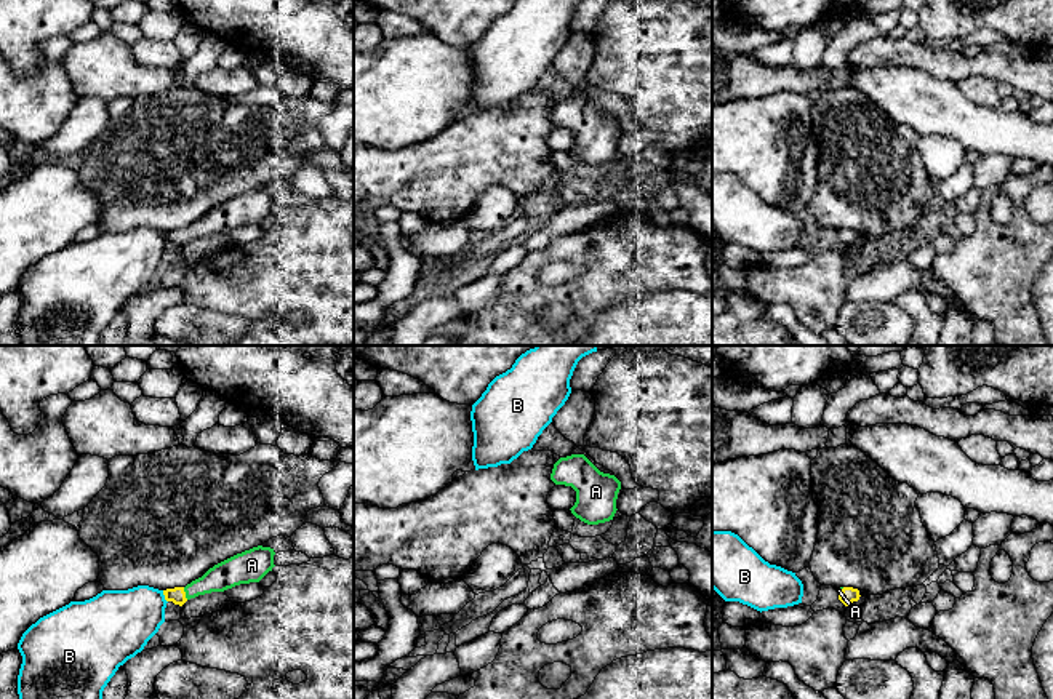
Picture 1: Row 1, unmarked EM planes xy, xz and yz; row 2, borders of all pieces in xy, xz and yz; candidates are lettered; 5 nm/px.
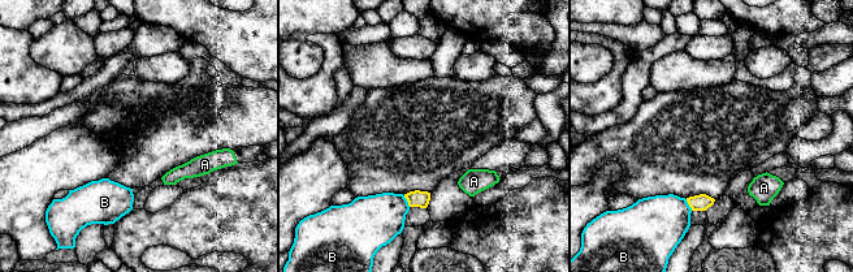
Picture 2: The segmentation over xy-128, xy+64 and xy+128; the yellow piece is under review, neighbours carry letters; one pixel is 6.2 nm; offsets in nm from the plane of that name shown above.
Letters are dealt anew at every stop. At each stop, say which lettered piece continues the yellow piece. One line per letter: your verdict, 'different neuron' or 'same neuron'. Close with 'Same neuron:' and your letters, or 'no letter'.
A: same neuron
B: different neuron
Same neuron: A

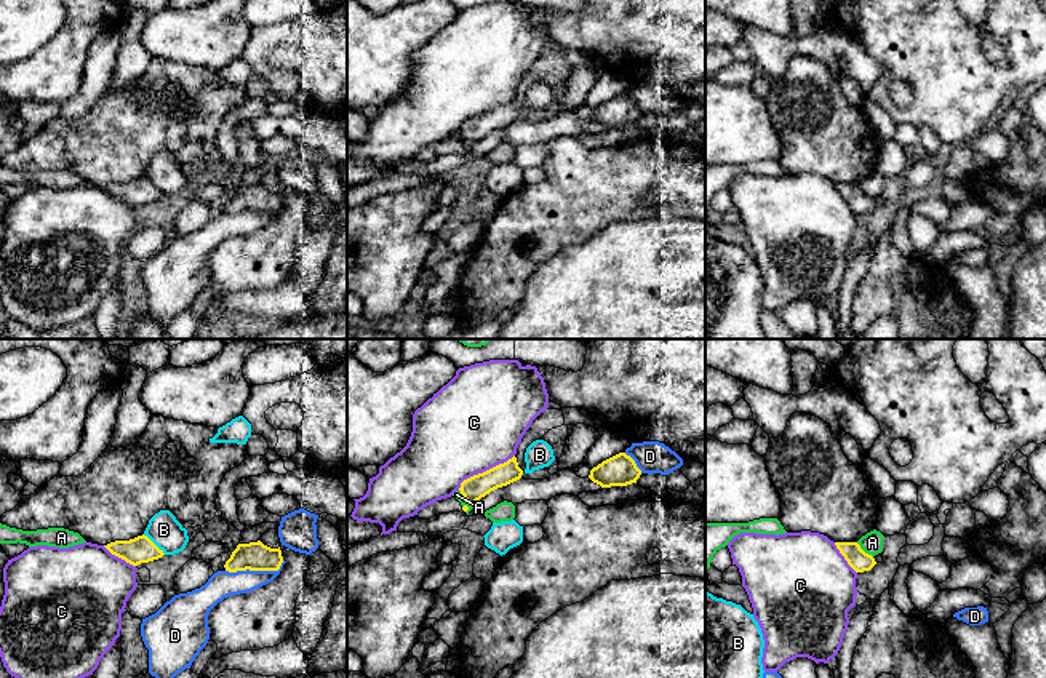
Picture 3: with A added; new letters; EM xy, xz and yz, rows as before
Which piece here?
A: different neuron
B: different neuron
C: different neuron
D: different neuron
Same neuron: no letter

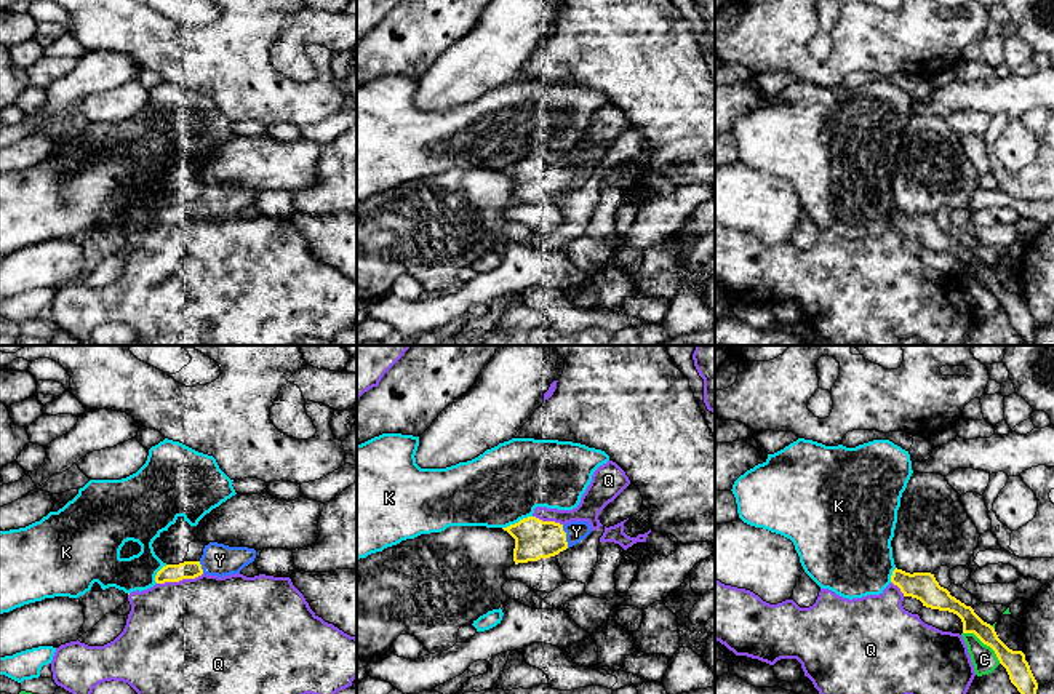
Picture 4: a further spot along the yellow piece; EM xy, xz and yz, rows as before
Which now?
C: different neuron
K: different neuron
Q: different neuron
Y: same neuron
Same neuron: Y

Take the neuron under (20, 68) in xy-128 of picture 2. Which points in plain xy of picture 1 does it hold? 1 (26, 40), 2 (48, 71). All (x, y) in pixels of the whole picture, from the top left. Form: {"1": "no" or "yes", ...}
{"1": "no", "2": "yes"}

